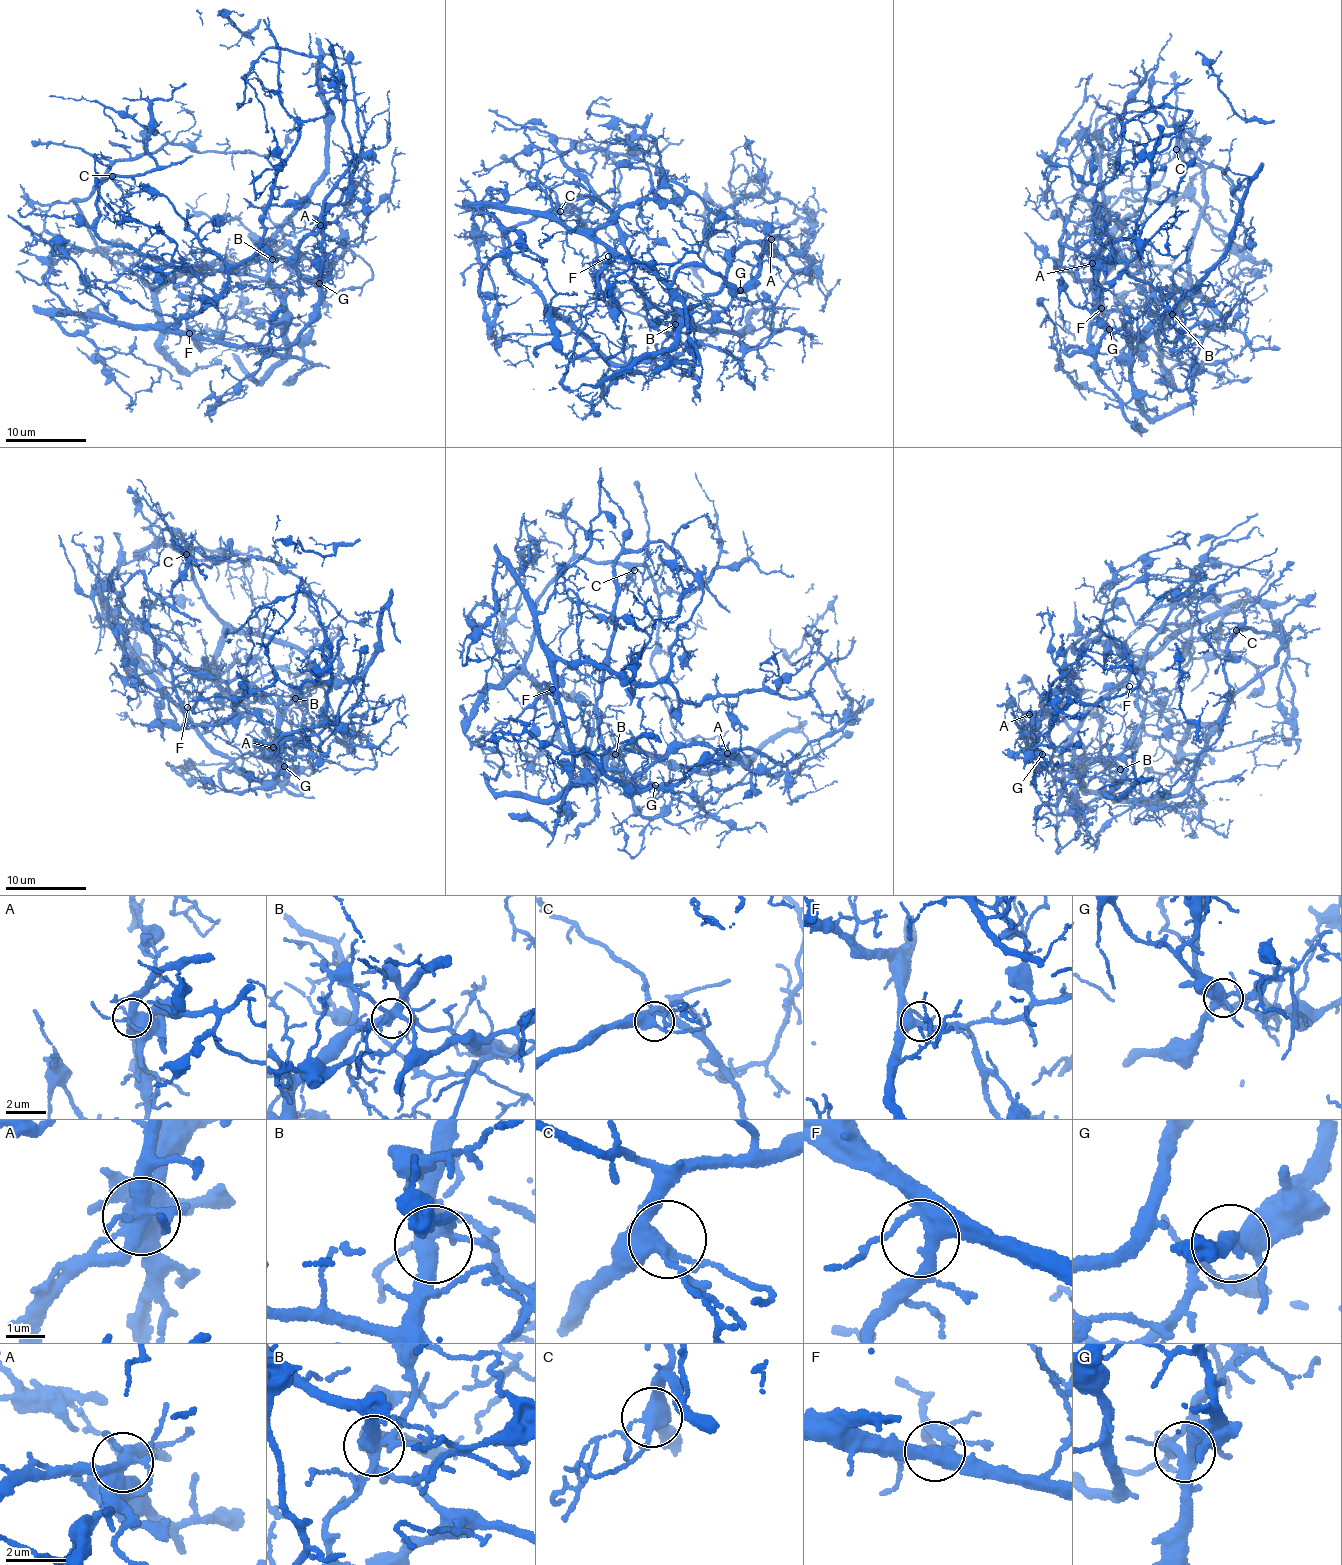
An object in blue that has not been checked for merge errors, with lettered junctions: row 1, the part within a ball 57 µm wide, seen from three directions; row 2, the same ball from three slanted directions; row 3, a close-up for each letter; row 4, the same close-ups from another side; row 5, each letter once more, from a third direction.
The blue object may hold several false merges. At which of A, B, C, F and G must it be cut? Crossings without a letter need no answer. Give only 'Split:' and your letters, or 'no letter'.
Split: A, B

